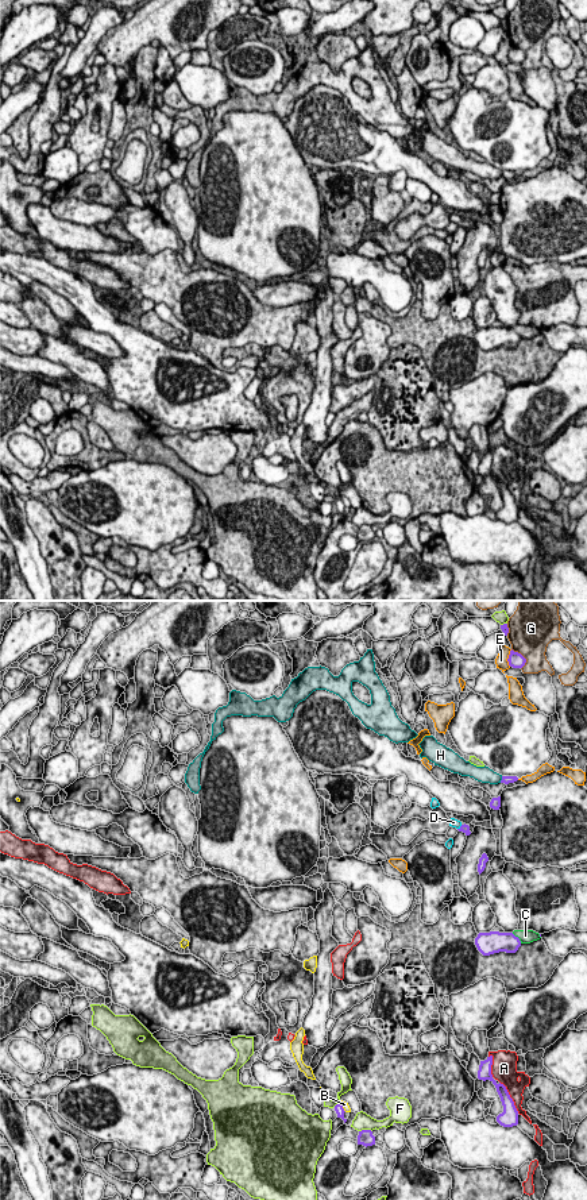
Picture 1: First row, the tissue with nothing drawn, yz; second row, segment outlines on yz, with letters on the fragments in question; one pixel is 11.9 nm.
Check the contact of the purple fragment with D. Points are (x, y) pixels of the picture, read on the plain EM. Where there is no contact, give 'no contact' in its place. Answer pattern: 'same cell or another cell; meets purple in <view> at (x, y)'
same cell; meets purple in yz at (460, 223)

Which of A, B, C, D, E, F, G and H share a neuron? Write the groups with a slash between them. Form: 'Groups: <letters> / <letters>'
Groups: A C / B / D / E / F / G / H

